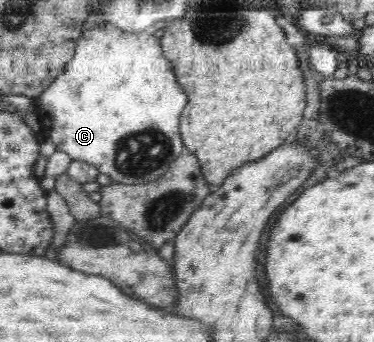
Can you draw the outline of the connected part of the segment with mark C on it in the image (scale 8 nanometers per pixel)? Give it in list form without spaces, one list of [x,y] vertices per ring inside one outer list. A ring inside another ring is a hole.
[[[102,23],[102,25],[83,31],[78,38],[71,60],[66,62],[61,73],[37,97],[36,114],[40,118],[40,123],[42,123],[44,136],[52,139],[52,143],[56,146],[55,151],[63,151],[70,154],[72,160],[81,160],[96,166],[99,173],[104,173],[104,175],[111,177],[112,182],[122,183],[124,185],[142,185],[145,182],[156,181],[156,179],[170,169],[174,161],[182,153],[185,153],[185,146],[179,132],[179,125],[180,115],[182,115],[182,109],[186,107],[188,97],[182,91],[182,87],[176,83],[172,69],[173,62],[165,57],[159,39],[154,36],[152,29],[132,32],[130,30],[122,30],[117,25],[113,25],[113,23]]]

